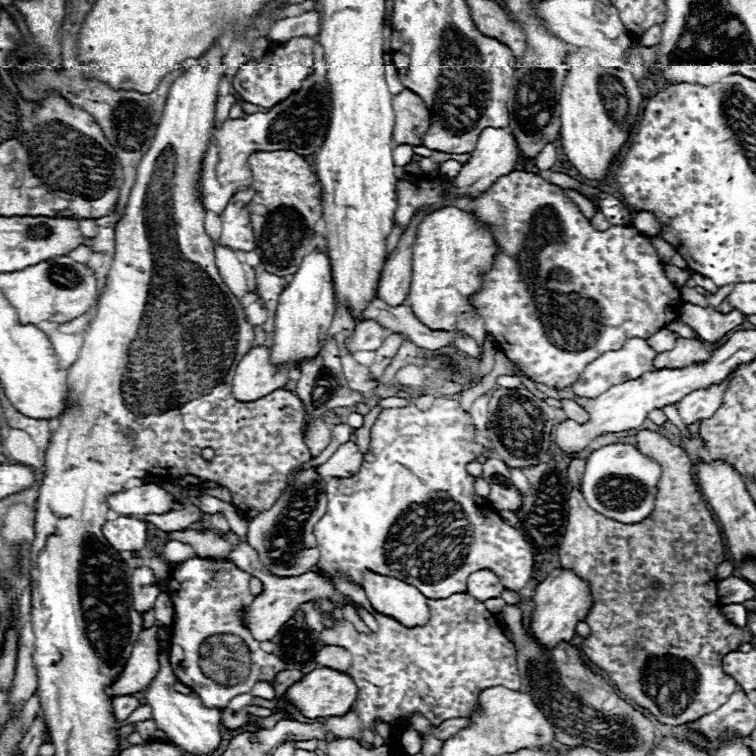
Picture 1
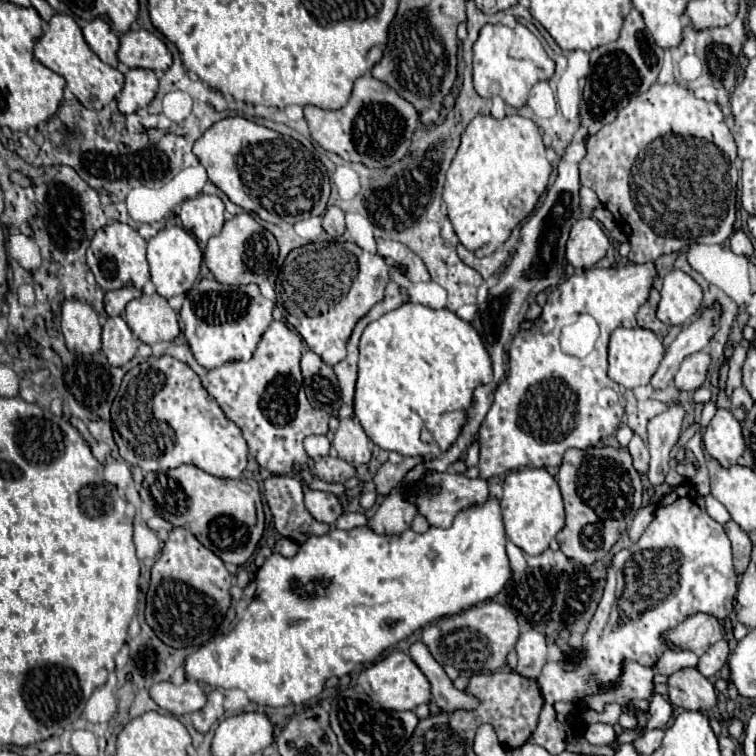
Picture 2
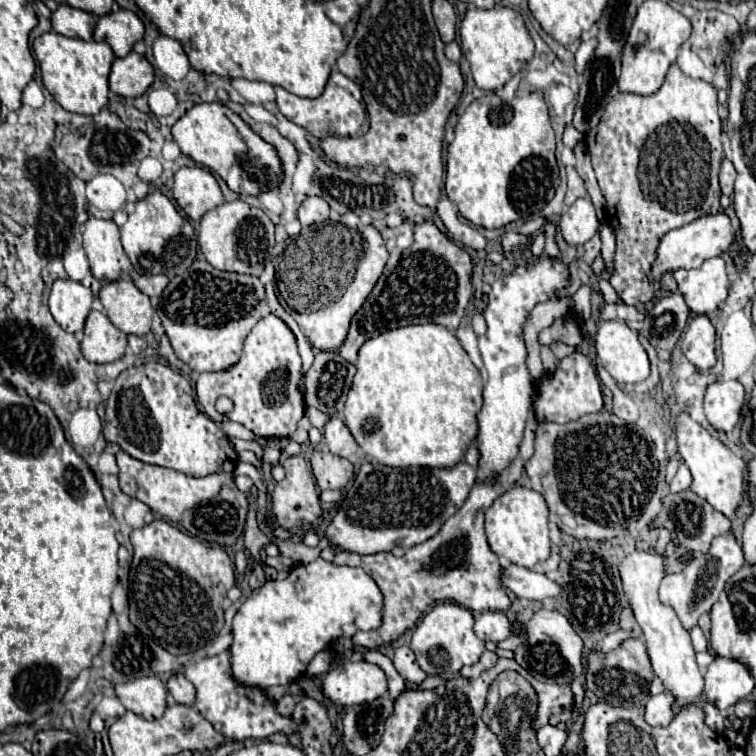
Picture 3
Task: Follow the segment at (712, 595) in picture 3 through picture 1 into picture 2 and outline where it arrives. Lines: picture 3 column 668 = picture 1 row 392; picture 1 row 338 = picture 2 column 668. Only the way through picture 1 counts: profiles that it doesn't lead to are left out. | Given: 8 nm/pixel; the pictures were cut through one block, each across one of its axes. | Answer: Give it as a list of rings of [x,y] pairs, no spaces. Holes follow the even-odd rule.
[[[690,614],[676,628],[670,628],[666,634],[662,634],[662,638],[666,638],[666,642],[672,646],[690,650],[696,656],[702,656],[708,646],[718,642],[722,636],[720,622],[710,614]]]

